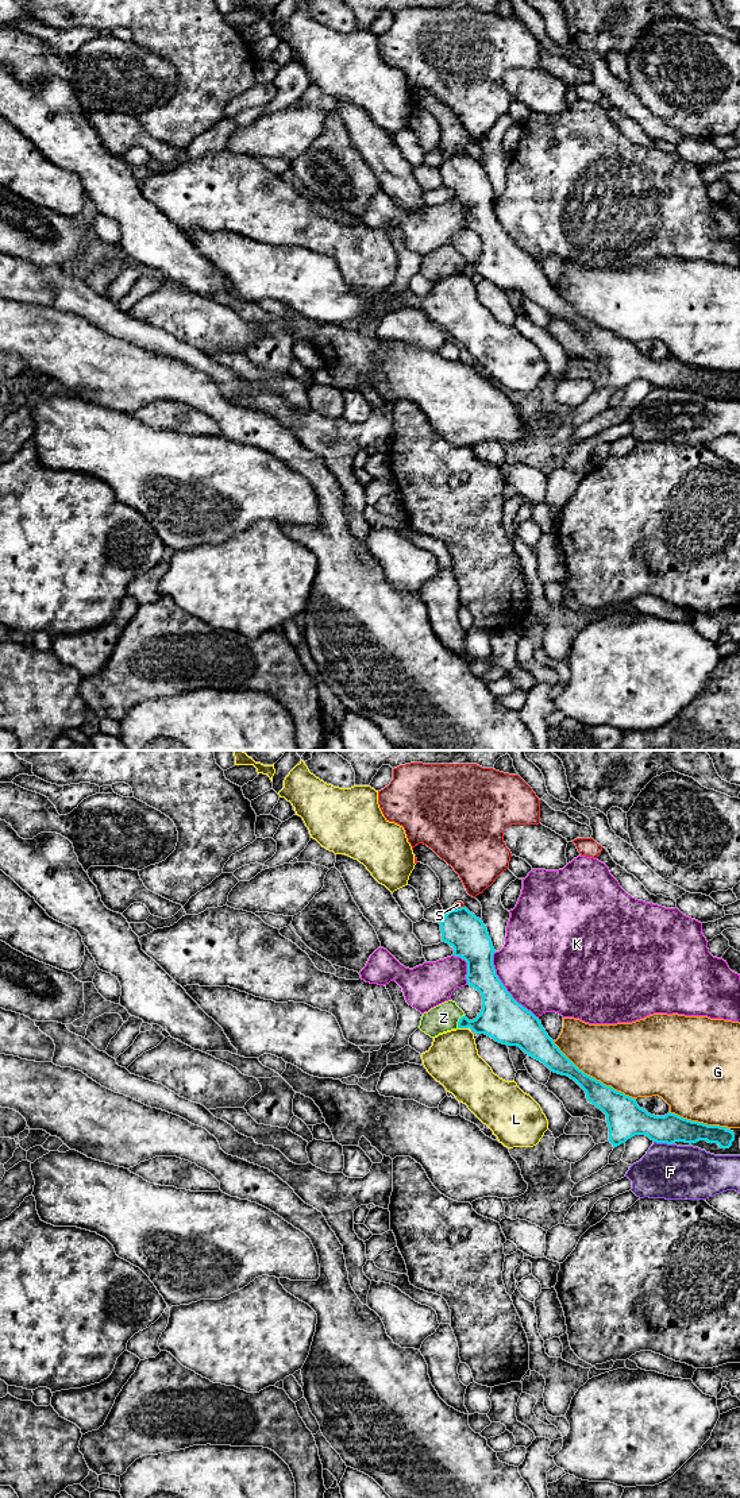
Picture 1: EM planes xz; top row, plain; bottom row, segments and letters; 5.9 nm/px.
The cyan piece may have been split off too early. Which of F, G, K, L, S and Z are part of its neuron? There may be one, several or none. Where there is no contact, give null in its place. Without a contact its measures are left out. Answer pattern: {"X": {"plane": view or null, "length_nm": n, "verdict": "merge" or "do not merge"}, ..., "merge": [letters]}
{"F": {"plane": "xz", "length_nm": 110, "verdict": "do not merge"}, "G": {"plane": "xz", "length_nm": 600, "verdict": "do not merge"}, "K": {"plane": "xz", "length_nm": 480, "verdict": "do not merge"}, "L": {"plane": "xz", "length_nm": 60, "verdict": "do not merge"}, "S": {"plane": "xz", "length_nm": 80, "verdict": "do not merge"}, "Z": {"plane": "xz", "length_nm": 90, "verdict": "merge"}, "merge": ["Z"]}

